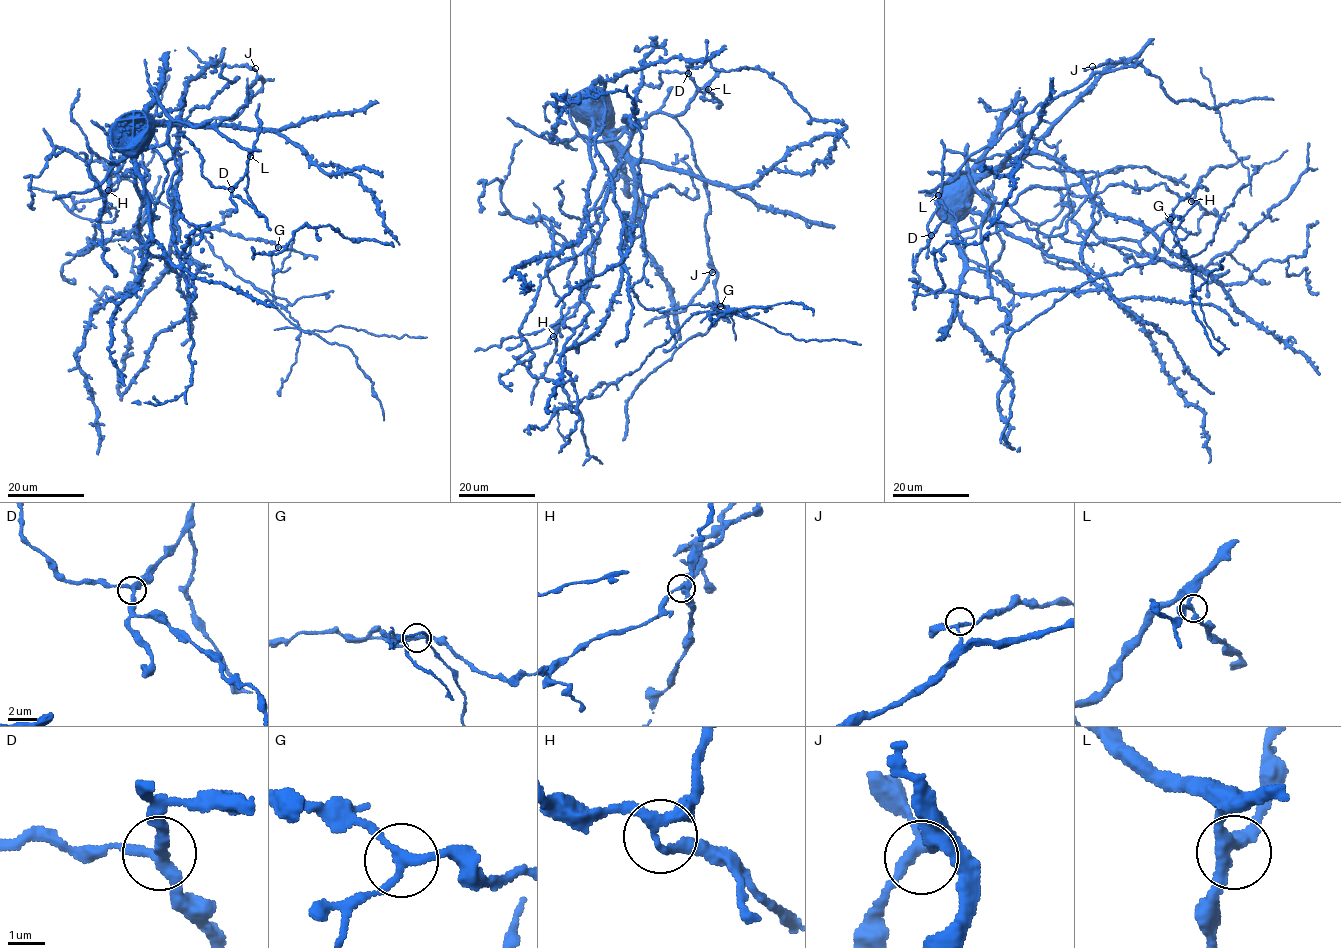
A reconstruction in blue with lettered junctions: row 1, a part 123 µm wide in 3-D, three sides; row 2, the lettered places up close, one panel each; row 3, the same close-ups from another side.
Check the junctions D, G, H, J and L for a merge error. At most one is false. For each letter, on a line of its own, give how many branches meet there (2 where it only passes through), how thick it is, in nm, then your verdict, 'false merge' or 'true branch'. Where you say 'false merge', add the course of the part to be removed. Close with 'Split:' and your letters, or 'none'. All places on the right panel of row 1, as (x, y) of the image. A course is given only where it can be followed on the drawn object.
D: 3 | 300 nm | true branch
G: 3 | 200 nm | false merge | (1169, 219), (1188, 264), (1250, 183), (1221, 132), (1200, 67)
H: 3 | 200 nm | true branch
J: 3 | 200 nm | true branch
L: 3 | 300 nm | true branch
Split: G

